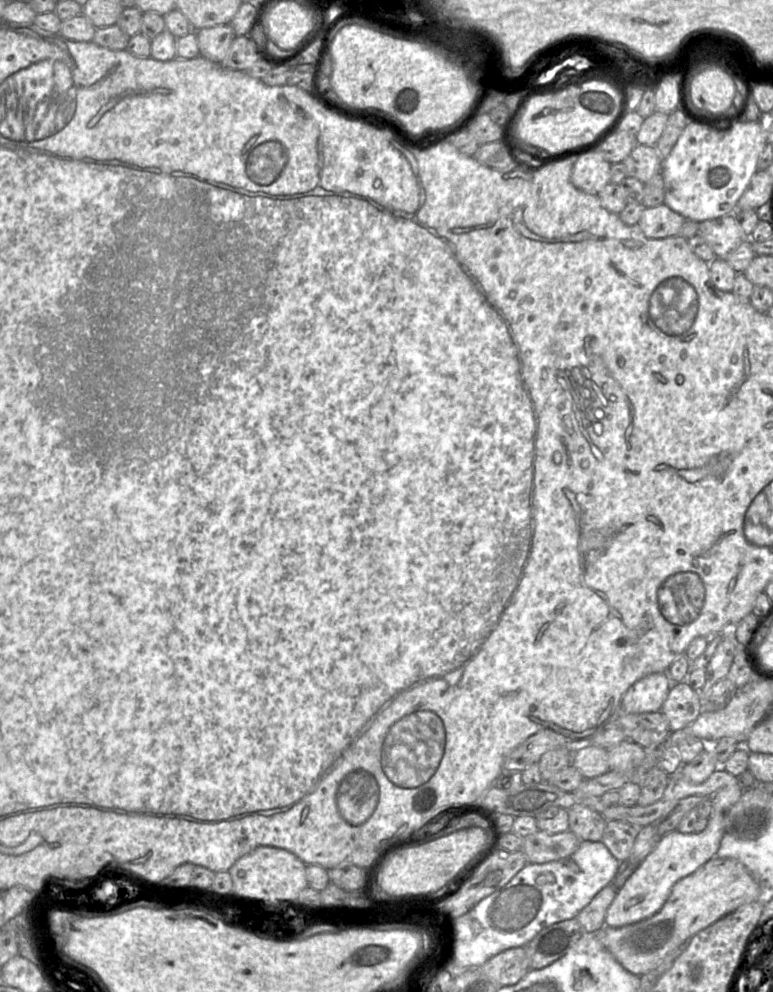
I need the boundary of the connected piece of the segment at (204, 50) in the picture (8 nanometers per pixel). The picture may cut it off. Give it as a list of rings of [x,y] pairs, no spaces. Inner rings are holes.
[[[231,24],[197,30],[200,55],[216,63],[223,63],[236,37]]]

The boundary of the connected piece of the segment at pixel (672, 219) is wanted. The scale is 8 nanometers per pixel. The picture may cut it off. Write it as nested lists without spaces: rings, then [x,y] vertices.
[[[662,203],[645,207],[638,225],[649,238],[665,238],[678,235],[685,220],[684,216]]]

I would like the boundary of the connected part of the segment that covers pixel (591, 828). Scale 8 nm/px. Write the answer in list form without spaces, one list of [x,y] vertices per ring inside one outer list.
[[[573,805],[567,812],[569,831],[578,839],[601,842],[607,821],[599,812],[584,805]]]

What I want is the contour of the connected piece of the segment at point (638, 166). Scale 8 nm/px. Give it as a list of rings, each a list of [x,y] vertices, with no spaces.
[[[636,144],[623,162],[627,168],[627,176],[645,183],[661,172],[662,159],[655,145]]]

